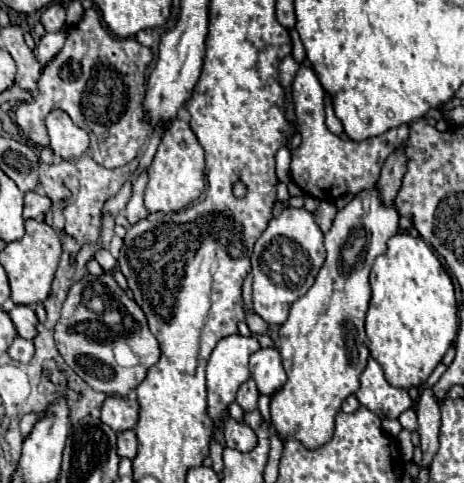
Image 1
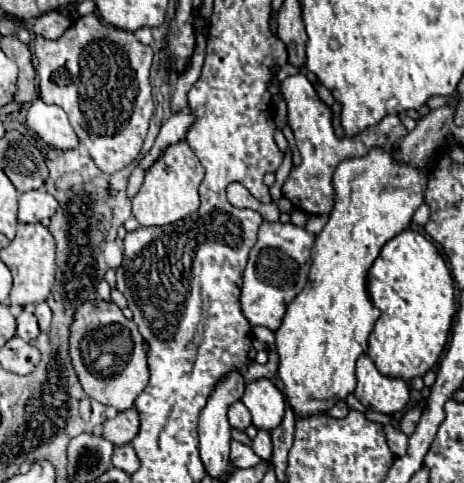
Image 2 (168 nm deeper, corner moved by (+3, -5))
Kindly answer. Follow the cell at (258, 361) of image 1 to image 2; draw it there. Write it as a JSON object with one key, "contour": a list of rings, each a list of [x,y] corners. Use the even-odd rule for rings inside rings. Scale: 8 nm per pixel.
{"contour":[[[259,379],[247,385],[241,401],[251,411],[253,425],[257,429],[273,431],[275,427],[281,425],[285,399],[283,393],[271,383],[271,379]]]}

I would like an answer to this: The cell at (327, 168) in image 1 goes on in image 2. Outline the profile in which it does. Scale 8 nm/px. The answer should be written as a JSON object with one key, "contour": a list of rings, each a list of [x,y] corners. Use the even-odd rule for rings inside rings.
{"contour":[[[303,73],[287,77],[281,83],[281,93],[283,93],[283,99],[289,107],[287,119],[293,129],[297,149],[301,153],[301,165],[291,169],[289,179],[283,185],[283,197],[289,199],[295,209],[305,211],[307,215],[329,215],[331,213],[333,201],[335,201],[331,179],[333,179],[333,173],[341,161],[351,159],[351,157],[363,157],[373,145],[391,147],[407,135],[407,129],[403,127],[399,117],[387,115],[387,117],[383,117],[383,121],[379,121],[379,125],[367,127],[353,137],[339,139],[333,129],[331,107],[319,99],[317,91],[313,89],[313,85],[307,81],[307,77]]]}

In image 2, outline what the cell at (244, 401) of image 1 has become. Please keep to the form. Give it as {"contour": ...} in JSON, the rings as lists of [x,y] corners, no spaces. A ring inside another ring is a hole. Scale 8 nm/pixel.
{"contour":[[[235,401],[231,405],[231,409],[227,411],[227,419],[231,429],[237,429],[237,431],[245,431],[251,425],[251,413],[241,401]]]}

